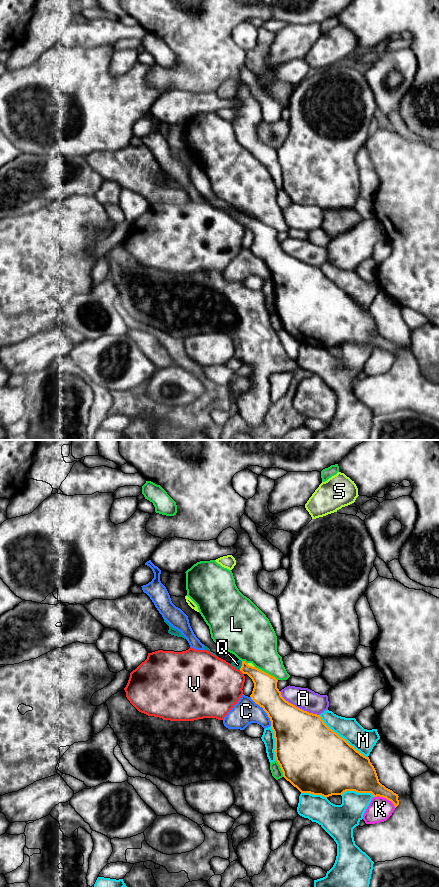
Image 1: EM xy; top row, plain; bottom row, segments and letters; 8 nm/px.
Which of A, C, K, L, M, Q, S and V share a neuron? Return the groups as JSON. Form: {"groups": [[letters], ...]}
{"groups": [["A"], ["C"], ["K"], ["L"], ["M"], ["Q"], ["S"], ["V"]]}

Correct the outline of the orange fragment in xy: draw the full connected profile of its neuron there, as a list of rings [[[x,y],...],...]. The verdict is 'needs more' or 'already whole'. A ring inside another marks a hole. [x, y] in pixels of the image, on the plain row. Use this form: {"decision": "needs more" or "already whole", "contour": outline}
{"decision": "needs more", "contour": [[[234,213],[233,219],[247,226],[254,235],[251,251],[267,265],[275,290],[275,310],[283,329],[301,345],[329,349],[346,343],[371,345],[399,357],[398,346],[379,334],[376,322],[369,309],[364,308],[344,290],[330,281],[320,267],[304,263],[286,253],[277,240],[278,232],[268,225],[249,218],[245,213]]]}

